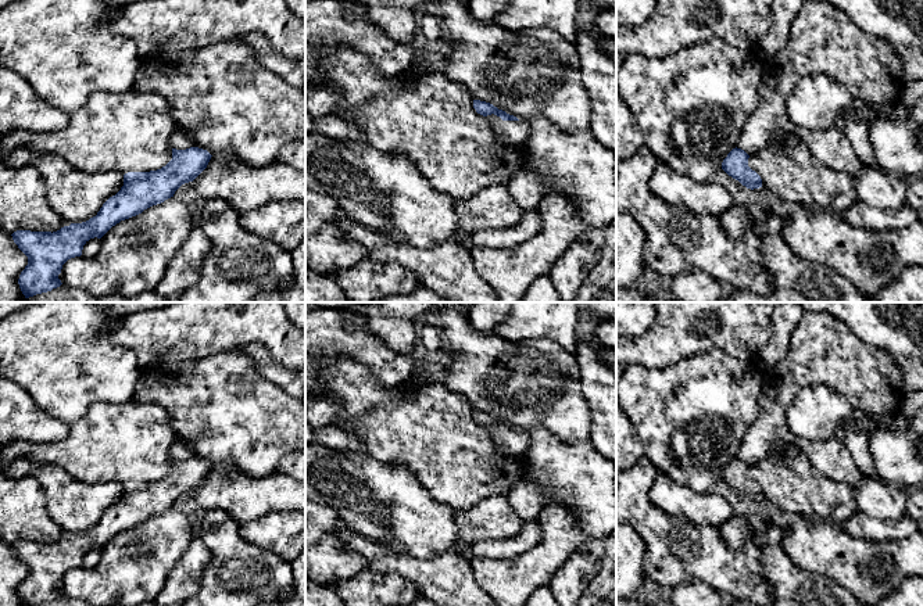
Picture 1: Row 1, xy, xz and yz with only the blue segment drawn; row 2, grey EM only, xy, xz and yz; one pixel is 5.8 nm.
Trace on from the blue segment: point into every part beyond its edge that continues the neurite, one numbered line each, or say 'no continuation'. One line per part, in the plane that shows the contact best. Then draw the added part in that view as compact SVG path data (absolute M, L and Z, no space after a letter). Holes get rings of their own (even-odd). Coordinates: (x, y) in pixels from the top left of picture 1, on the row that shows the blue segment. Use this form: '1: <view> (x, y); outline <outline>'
1: xz (514, 132); outline M494 114L487 115L486 119L489 121L491 130L502 141L515 147L523 147L523 144L526 143L530 133L527 123L520 121L502 121Z

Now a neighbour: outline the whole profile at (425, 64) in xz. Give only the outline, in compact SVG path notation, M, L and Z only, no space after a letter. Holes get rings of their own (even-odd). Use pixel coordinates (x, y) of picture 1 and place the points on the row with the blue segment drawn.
M441 54L439 57L422 57L415 61L411 68L405 71L407 75L419 75L422 72L430 71L432 68L439 65Z

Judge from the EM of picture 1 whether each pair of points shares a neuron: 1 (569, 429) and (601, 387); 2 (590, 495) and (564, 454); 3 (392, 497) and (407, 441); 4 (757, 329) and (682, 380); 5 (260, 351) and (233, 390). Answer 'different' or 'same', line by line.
1: different
2: same
3: different
4: different
5: different

